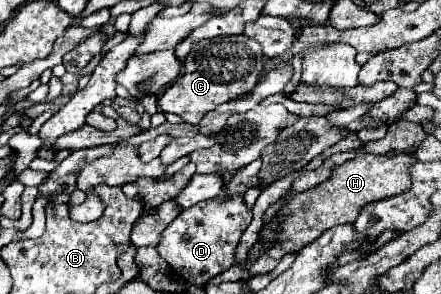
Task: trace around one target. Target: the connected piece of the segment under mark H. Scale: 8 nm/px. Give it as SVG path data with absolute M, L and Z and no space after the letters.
M359 155L353 161L347 161L339 167L333 169L333 177L323 181L321 185L307 189L303 193L293 193L287 199L287 205L273 217L271 223L267 223L261 229L263 237L269 237L269 229L275 225L281 227L281 241L275 243L271 249L265 251L265 255L259 257L259 261L255 263L259 271L257 273L269 273L277 267L277 263L289 255L289 253L299 253L305 245L309 245L311 241L315 241L321 233L325 233L327 229L335 227L335 225L345 225L345 223L353 223L361 211L361 207L365 207L371 201L379 201L391 195L399 195L403 191L407 191L411 187L411 177L409 177L409 165L413 163L413 155L395 155L395 157L387 157L387 155Z

